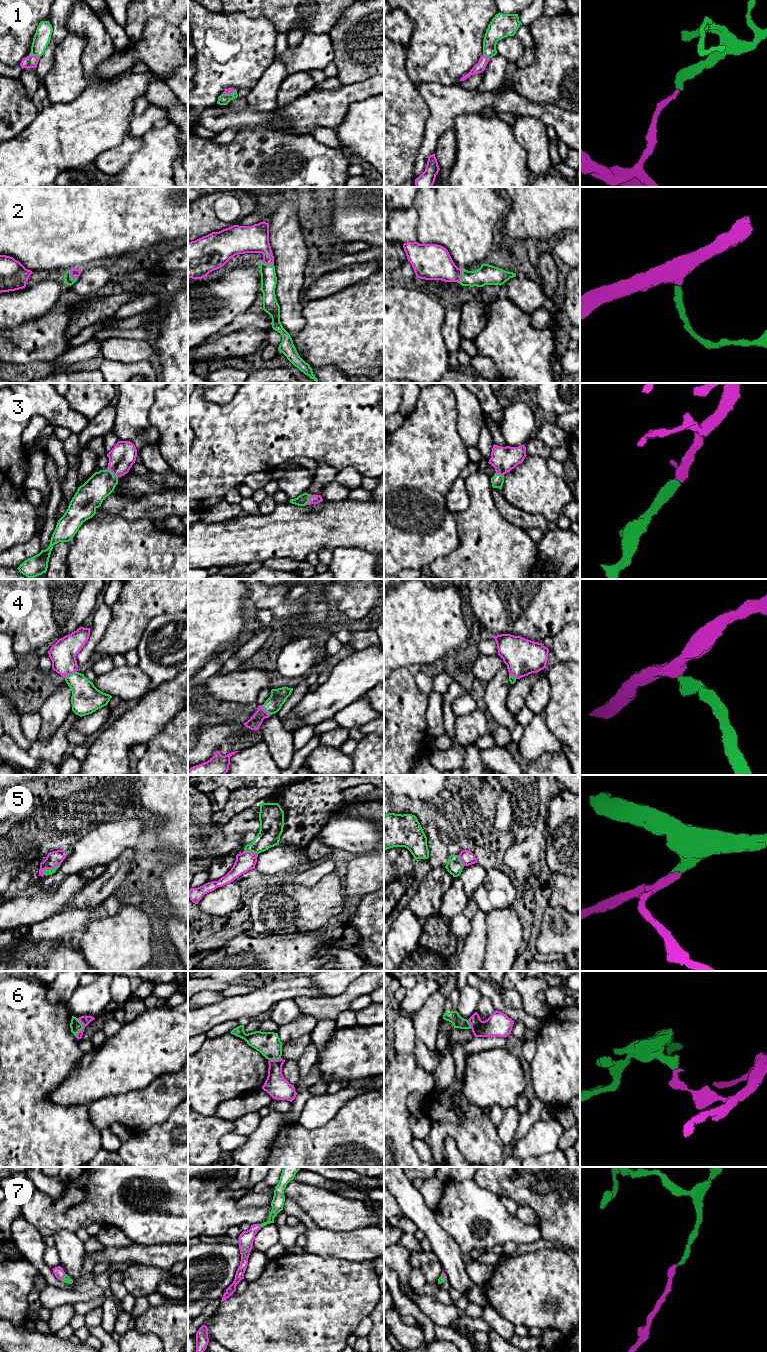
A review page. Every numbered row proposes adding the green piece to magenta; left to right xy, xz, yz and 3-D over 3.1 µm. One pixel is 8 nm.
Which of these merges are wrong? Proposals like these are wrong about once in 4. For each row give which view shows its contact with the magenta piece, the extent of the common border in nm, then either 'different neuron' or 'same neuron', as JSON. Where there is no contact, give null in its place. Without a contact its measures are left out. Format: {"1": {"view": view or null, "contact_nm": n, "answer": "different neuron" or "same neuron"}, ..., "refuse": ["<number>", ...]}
{"1": {"view": "xy", "contact_nm": 90, "answer": "same neuron"}, "2": {"view": "xy", "contact_nm": 100, "answer": "same neuron"}, "3": {"view": "xy", "contact_nm": 120, "answer": "same neuron"}, "4": {"view": "xy", "contact_nm": 110, "answer": "same neuron"}, "5": {"view": "xy", "contact_nm": 160, "answer": "same neuron"}, "6": {"view": "xy", "contact_nm": 160, "answer": "different neuron"}, "7": {"view": "xy", "contact_nm": 70, "answer": "same neuron"}, "refuse": ["6"]}

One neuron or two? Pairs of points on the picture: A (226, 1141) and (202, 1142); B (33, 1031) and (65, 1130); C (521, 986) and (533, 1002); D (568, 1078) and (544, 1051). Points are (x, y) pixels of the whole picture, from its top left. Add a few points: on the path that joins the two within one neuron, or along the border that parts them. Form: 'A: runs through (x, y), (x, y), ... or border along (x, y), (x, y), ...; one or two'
A: border along (233, 1131), (225, 1134), (220, 1139), (222, 1151); two
B: runs through (33, 1058), (30, 1068), (30, 1103), (38, 1111); one
C: runs through (525, 990), (529, 998); one
D: runs through (561, 1071), (551, 1058); one

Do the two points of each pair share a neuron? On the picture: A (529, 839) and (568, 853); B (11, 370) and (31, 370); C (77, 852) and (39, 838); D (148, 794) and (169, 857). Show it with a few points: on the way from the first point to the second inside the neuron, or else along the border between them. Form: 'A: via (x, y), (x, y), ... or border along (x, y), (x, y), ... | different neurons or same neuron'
A: border along (544, 835), (545, 837) | different neurons
B: via (16, 370), (26, 370) | same neuron
C: border along (86, 833), (68, 849) | different neurons
D: via (164, 810), (169, 815), (169, 841) | same neuron

